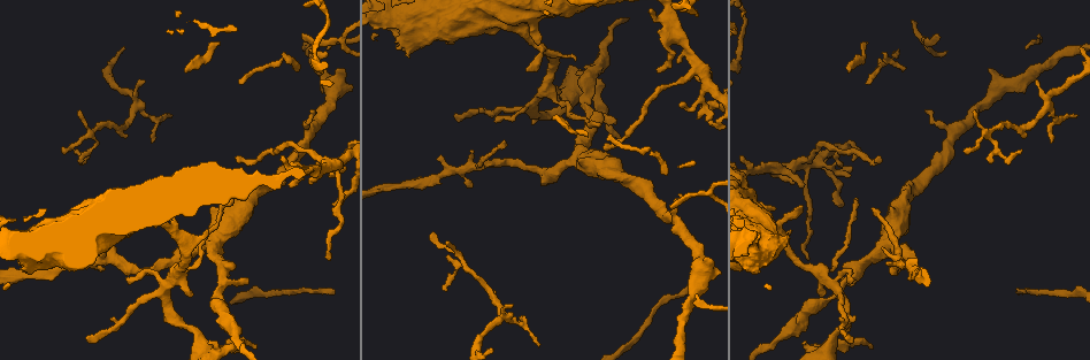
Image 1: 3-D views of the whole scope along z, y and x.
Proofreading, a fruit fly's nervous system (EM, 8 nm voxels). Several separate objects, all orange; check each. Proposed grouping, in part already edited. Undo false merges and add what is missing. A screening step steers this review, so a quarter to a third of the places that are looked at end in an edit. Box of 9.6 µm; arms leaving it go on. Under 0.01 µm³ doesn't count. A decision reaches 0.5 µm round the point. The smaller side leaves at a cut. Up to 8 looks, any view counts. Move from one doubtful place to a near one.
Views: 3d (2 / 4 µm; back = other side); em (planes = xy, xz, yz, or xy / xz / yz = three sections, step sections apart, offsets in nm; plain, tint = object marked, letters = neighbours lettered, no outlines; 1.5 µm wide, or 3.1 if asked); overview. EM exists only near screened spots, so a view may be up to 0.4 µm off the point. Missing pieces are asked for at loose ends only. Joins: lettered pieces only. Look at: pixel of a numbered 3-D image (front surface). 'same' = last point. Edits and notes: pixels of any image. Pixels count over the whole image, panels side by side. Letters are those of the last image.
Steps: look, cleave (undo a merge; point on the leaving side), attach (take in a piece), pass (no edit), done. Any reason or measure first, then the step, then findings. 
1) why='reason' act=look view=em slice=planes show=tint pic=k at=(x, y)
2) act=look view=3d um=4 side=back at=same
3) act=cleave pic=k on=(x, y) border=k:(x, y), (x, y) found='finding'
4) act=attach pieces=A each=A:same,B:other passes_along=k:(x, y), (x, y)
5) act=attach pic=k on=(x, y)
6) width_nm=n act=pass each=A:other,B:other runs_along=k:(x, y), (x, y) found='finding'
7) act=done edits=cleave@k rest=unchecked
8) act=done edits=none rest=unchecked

act=look view=em slice=planes show=letters pic=1 at=(457, 114)

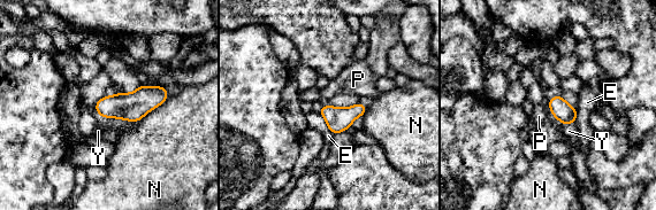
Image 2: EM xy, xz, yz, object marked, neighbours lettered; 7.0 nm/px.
width_nm=140 longest_contact=N:280nm act=attach pieces=Y each=E:other,N:other,P:other,Y:same found='the neuron continues'

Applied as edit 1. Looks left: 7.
act=look view=overview

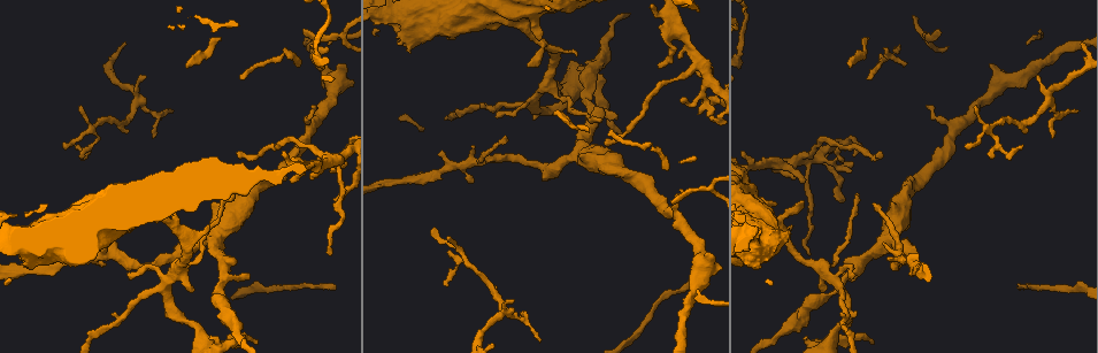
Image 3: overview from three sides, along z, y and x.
act=look view=em slice=planes show=letters pic=3 at=(172, 112)

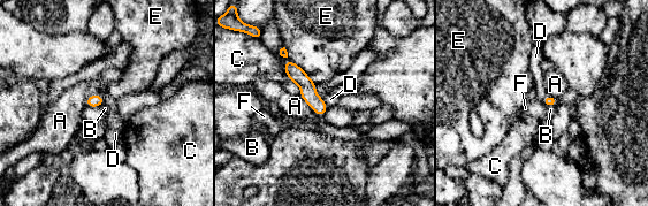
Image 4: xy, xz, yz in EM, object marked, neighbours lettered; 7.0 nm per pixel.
act=pass each=A:other,B:other,C:other,D:other,E:other,F:other border=4:(97, 93), (103, 99), (104, 105) found='none of them fits'

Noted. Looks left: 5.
why='long arm stops here' act=look view=em slice=planes show=letters pic=3 at=(1020, 288)

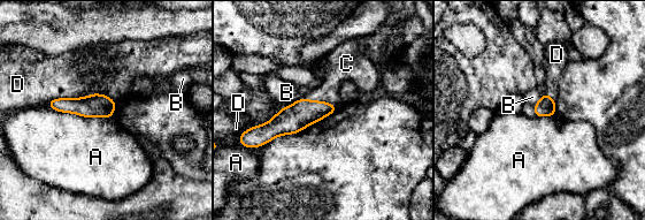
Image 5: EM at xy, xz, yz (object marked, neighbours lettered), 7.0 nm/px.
longest_contact=D:480nm act=attach pieces=C each=A:other,B:other,C:same,D:other found='the neuron continues'

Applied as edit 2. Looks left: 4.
act=done edits=attach@2,attach@5 rest=unchecked

